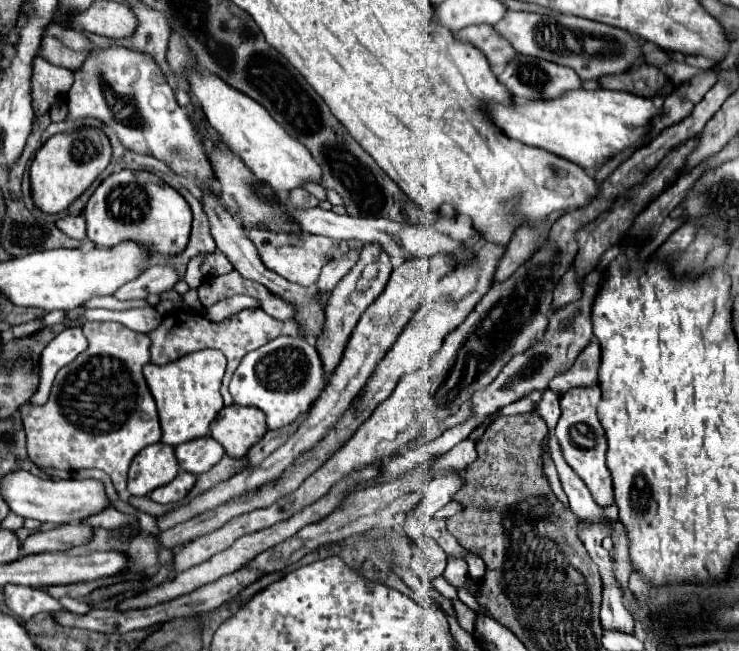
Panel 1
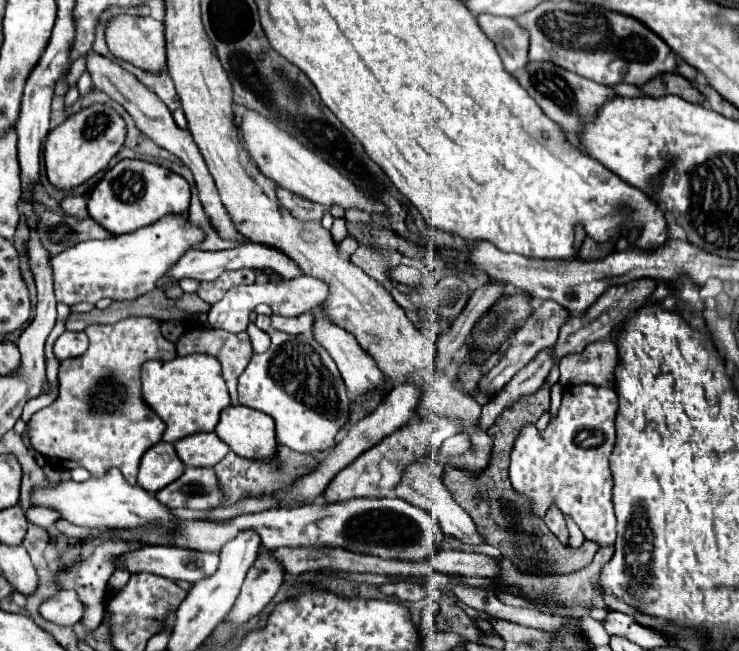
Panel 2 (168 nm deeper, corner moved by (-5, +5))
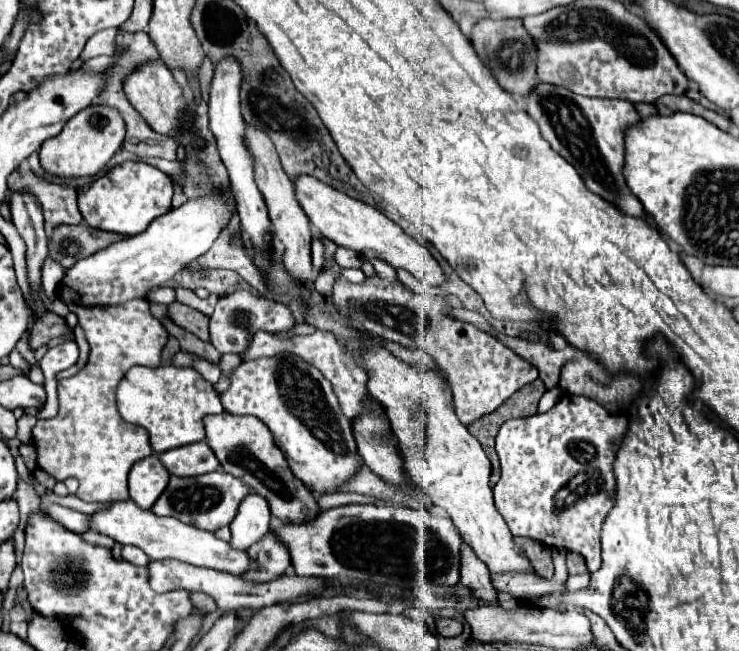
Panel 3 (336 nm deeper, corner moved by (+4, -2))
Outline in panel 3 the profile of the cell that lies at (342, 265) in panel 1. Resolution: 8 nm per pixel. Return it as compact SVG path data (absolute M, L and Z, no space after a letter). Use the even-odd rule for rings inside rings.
M239 289L239 291L223 295L217 301L215 313L211 315L211 321L209 321L209 337L211 337L213 347L221 355L225 355L225 353L241 353L247 347L247 337L253 335L257 329L275 333L275 331L289 329L295 323L297 321L293 317L293 311L285 303L279 303L275 299L263 297L263 295L253 295L251 291Z

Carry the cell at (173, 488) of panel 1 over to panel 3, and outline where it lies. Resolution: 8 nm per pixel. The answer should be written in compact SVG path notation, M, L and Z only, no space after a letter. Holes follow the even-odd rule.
M215 471L197 477L171 477L169 487L161 493L161 497L153 505L155 515L169 515L183 523L191 523L205 531L215 531L223 525L229 525L231 519L237 515L239 503L247 497L251 489L241 481L231 477L225 471Z

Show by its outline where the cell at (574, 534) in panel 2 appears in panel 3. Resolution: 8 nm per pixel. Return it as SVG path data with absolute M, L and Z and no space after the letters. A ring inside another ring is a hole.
M551 549L551 555L555 563L553 579L539 579L533 574L525 573L491 573L491 583L497 587L497 591L505 591L523 599L561 593L563 581L567 579L567 569L565 569L567 549Z

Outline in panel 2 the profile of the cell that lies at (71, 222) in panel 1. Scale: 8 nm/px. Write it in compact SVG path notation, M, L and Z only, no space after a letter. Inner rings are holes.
M70 196L70 198L64 198L60 202L62 210L68 214L68 216L76 216L76 218L86 218L88 216L88 210L86 210L86 198L82 196Z

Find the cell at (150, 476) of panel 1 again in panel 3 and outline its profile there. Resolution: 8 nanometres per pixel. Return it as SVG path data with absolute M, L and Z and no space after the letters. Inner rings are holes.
M153 453L143 461L135 463L129 473L129 497L141 507L151 509L157 497L169 483L169 473L165 465L159 461L159 455Z

